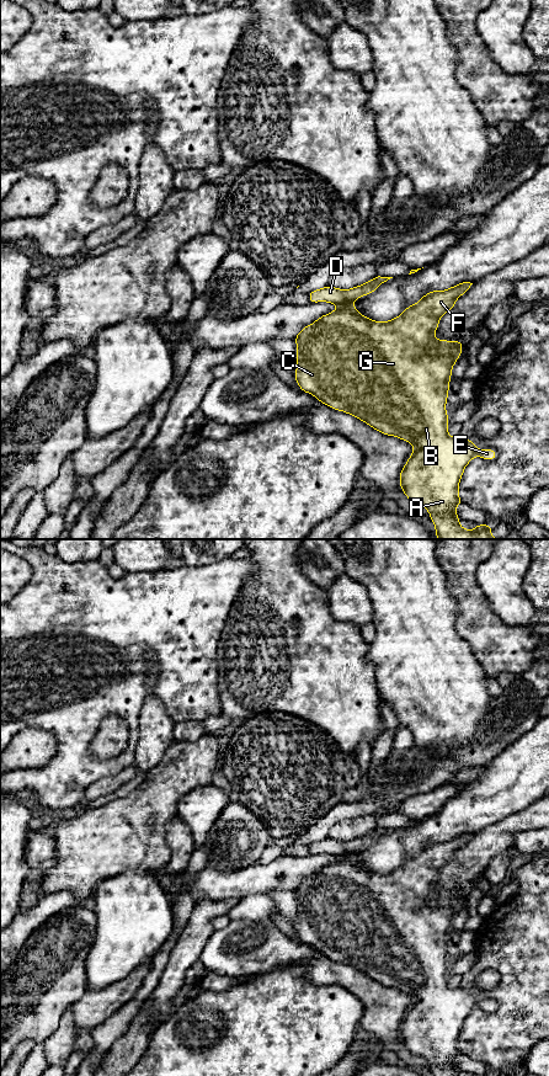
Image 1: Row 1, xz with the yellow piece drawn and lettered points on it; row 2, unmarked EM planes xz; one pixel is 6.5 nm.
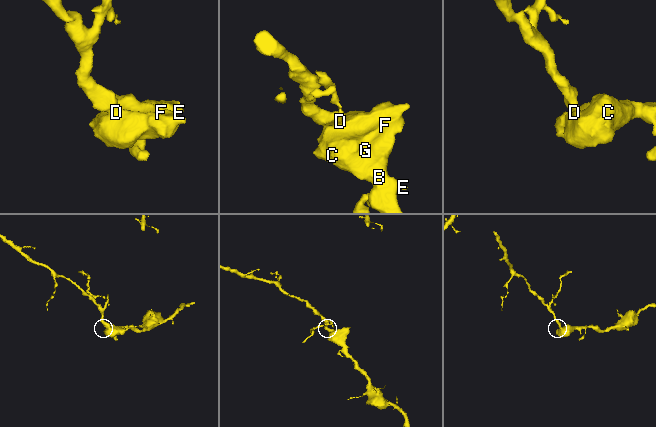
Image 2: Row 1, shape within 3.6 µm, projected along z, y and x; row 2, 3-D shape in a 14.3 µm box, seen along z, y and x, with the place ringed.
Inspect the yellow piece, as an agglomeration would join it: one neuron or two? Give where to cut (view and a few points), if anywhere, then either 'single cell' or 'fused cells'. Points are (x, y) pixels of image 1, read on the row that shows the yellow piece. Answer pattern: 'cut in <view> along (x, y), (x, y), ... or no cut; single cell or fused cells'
no cut; single cell

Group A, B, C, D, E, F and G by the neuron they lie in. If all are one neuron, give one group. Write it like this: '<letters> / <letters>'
A B C D E F G

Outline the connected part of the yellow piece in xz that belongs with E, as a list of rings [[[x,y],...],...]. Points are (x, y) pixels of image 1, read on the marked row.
[[[377,275],[372,281],[351,289],[339,289],[326,286],[311,291],[309,293],[310,303],[326,302],[337,304],[339,308],[303,327],[295,336],[297,371],[293,375],[300,390],[314,395],[320,403],[331,409],[356,416],[380,433],[395,436],[414,446],[414,452],[399,475],[401,491],[411,502],[428,511],[436,528],[435,536],[438,539],[499,539],[491,536],[492,526],[476,524],[470,531],[459,524],[460,518],[457,516],[455,507],[463,504],[459,499],[459,483],[464,468],[474,457],[494,460],[497,453],[490,448],[479,449],[474,442],[462,436],[451,437],[448,435],[449,419],[446,404],[452,368],[462,356],[463,342],[462,340],[451,342],[448,340],[435,339],[439,319],[454,308],[457,299],[465,294],[473,283],[460,282],[446,291],[431,291],[416,304],[407,307],[399,316],[389,321],[379,323],[366,318],[351,304],[356,299],[373,293],[390,278],[393,277]]]

